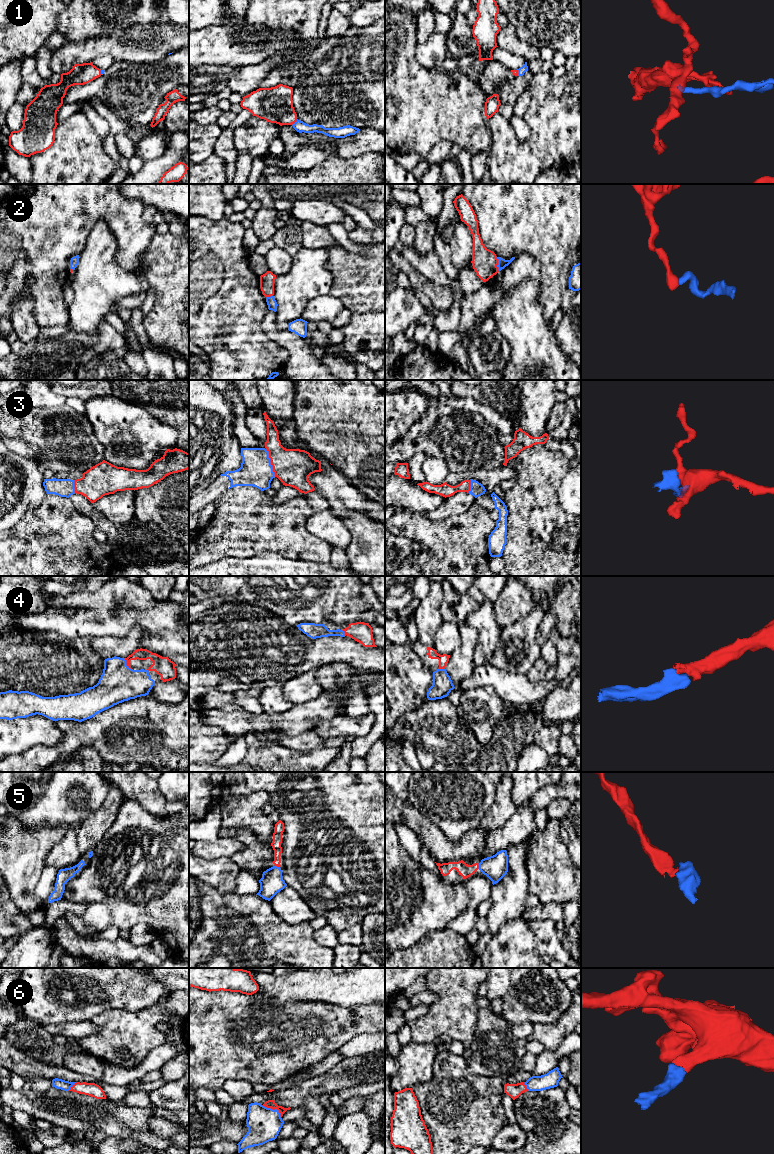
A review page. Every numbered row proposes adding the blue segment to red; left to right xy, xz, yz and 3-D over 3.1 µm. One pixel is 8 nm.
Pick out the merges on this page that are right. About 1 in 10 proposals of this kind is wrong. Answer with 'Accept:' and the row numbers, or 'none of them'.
Accept: 1, 2, 3, 4, 5, 6

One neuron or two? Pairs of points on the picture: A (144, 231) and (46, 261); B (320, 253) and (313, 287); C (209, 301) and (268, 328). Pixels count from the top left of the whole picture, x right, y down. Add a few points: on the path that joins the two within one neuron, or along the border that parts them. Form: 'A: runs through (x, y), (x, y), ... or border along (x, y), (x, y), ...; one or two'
A: runs through (119, 216), (111, 211), (97, 211), (68, 236); one
B: runs through (314, 261), (313, 279); one
C: border along (267, 309), (261, 323), (261, 328), (276, 343); two

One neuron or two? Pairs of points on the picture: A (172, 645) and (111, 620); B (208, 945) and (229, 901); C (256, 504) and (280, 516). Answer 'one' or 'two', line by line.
A: one
B: one
C: one

